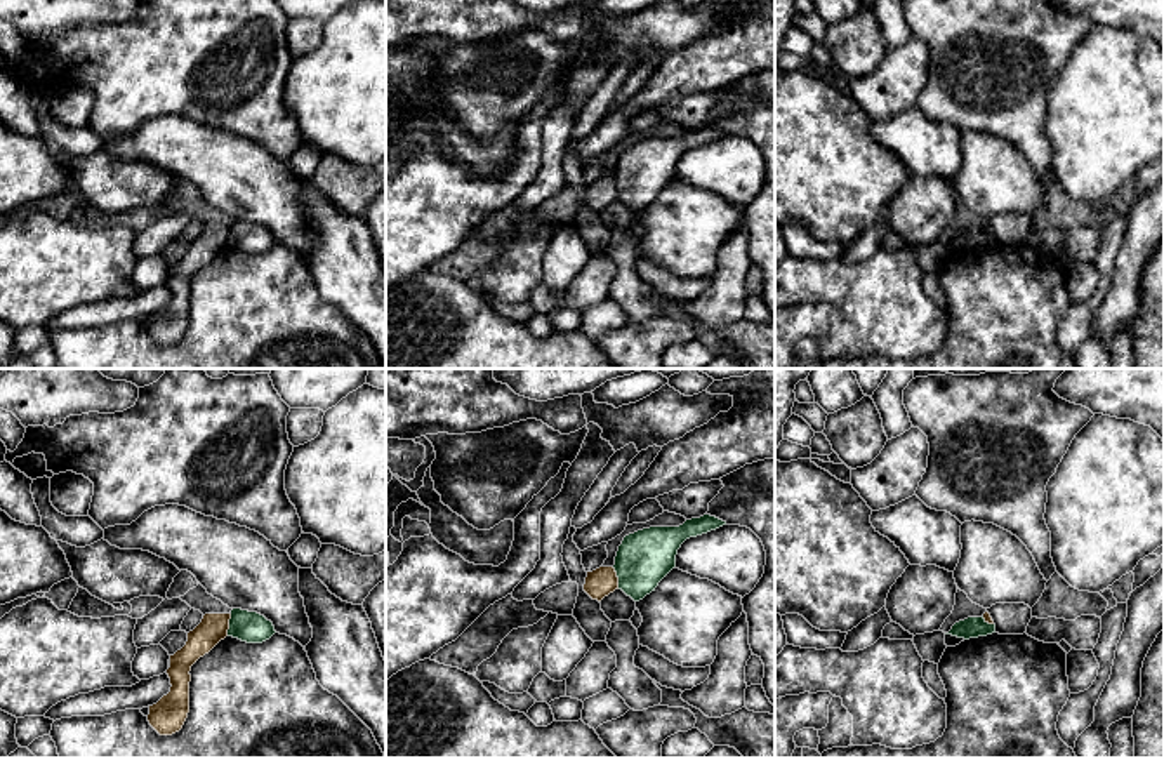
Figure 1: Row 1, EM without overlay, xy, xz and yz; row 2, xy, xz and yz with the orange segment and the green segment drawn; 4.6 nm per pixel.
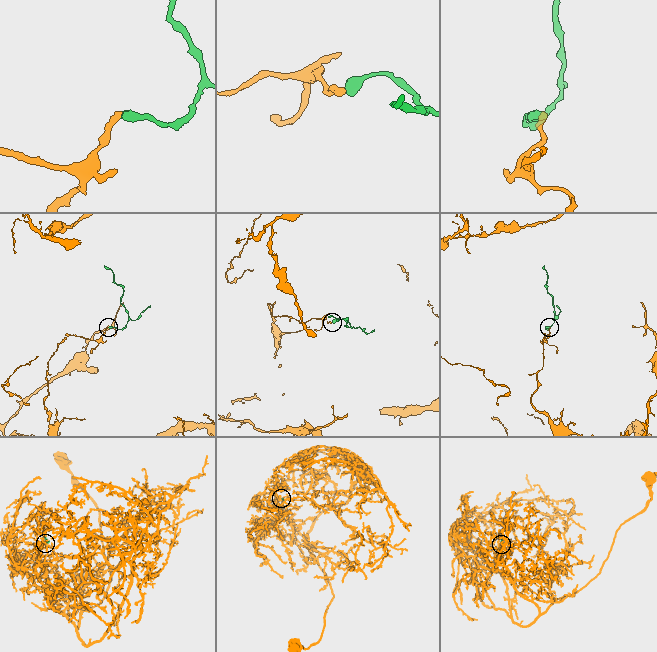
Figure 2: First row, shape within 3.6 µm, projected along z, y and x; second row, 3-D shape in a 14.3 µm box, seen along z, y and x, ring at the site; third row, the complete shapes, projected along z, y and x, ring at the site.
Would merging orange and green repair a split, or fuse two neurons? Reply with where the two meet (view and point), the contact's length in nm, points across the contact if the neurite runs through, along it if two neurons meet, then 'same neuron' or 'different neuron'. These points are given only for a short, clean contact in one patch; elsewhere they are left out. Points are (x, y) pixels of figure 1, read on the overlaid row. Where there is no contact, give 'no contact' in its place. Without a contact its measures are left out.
contact xy (228, 625); length 110 nm; border xy (231, 614), (226, 635); different neuron

